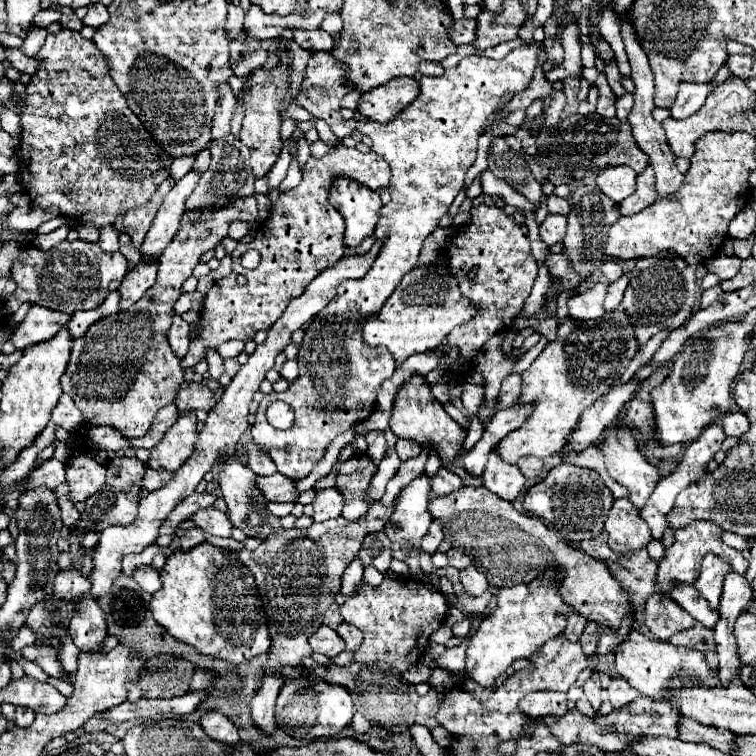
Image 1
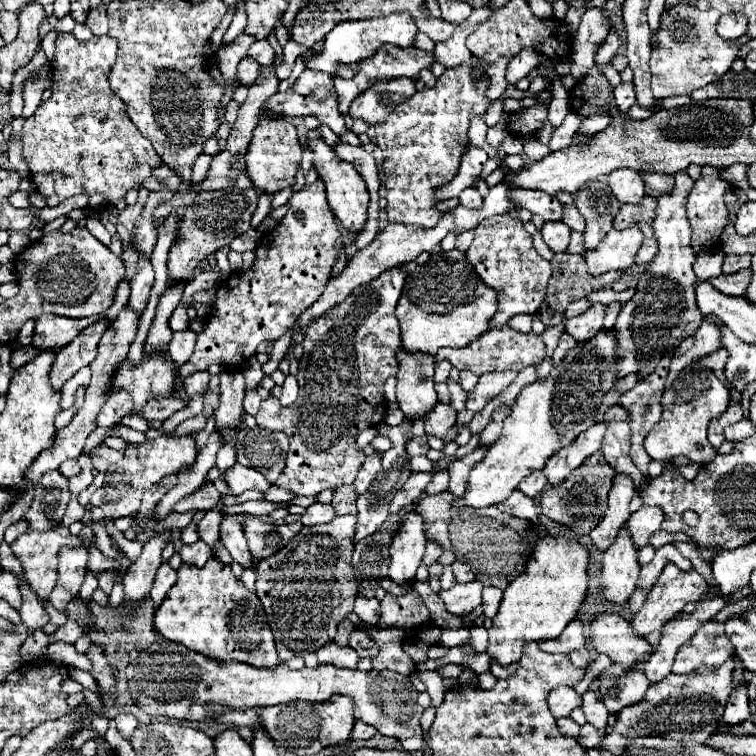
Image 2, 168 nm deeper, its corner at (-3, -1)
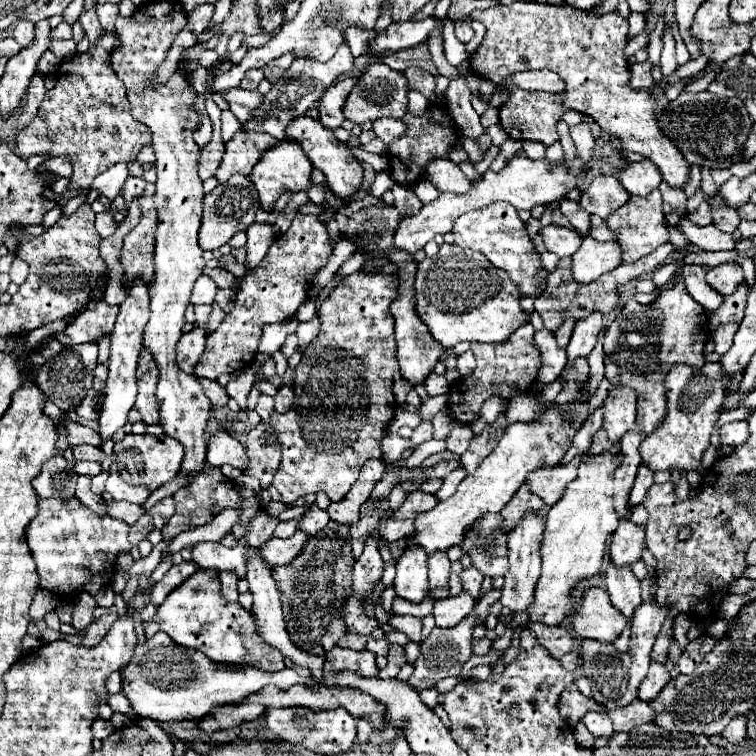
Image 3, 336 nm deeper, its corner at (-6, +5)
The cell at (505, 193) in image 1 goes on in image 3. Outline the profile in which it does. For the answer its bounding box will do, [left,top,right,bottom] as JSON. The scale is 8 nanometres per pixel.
[560,199,590,237]

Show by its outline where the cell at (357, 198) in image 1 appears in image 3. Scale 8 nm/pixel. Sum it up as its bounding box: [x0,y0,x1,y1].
[286,117,362,199]

